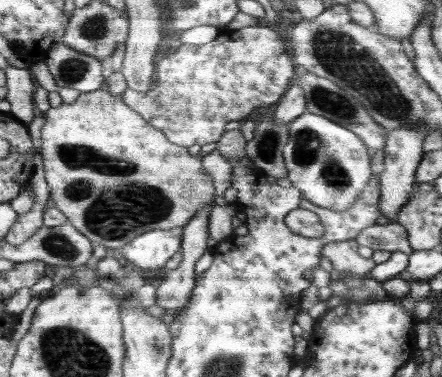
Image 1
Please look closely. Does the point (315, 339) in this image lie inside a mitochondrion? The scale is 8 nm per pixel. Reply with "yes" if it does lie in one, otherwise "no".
no

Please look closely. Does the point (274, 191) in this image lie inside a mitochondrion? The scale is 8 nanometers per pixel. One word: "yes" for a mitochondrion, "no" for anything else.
no

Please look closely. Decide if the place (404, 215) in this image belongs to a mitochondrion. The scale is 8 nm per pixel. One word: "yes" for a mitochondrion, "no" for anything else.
no

